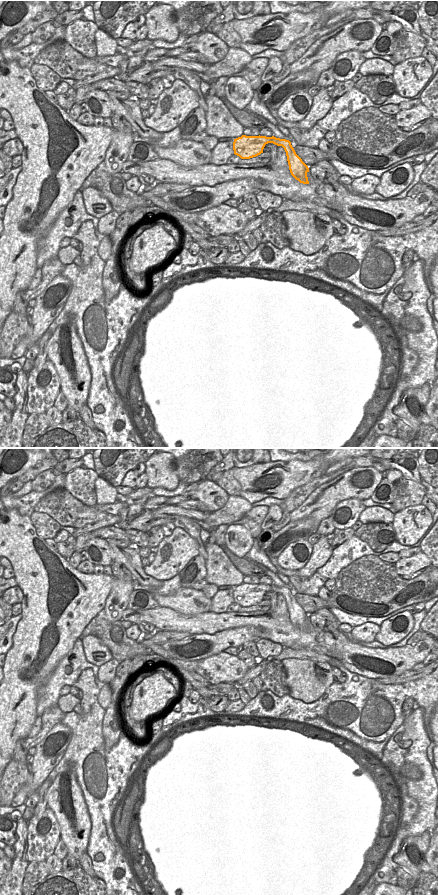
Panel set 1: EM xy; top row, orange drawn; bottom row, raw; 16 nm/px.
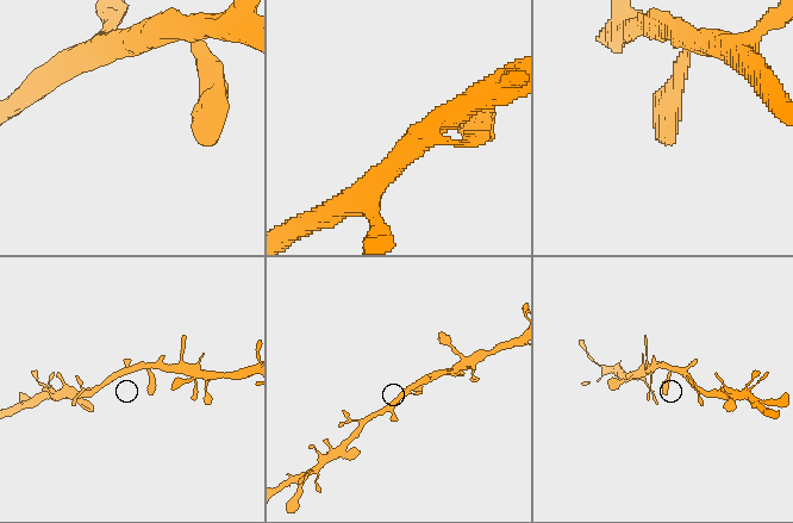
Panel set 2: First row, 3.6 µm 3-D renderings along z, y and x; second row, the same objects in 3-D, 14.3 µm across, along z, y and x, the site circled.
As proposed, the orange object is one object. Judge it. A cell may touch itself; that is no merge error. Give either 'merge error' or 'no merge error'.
no merge error

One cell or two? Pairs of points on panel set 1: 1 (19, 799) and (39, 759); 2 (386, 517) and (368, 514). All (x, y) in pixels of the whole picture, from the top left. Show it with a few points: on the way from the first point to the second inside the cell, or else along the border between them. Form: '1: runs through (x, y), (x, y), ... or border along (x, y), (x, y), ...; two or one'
1: runs through (27, 789), (39, 775), (39, 769); one
2: runs through (382, 515), (372, 514); one

